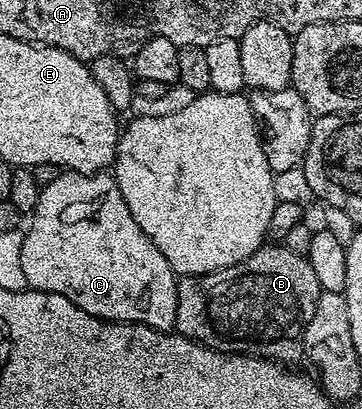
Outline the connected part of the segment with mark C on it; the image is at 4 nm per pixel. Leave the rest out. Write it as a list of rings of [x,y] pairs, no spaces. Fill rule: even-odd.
[[[61,171],[50,186],[41,188],[38,206],[30,214],[32,225],[24,232],[22,242],[22,274],[26,274],[28,288],[38,292],[53,292],[62,294],[62,298],[70,298],[74,306],[86,310],[86,314],[94,314],[99,320],[111,320],[122,324],[145,324],[156,328],[159,332],[171,333],[176,326],[176,311],[178,310],[178,290],[176,289],[178,277],[176,271],[162,258],[162,250],[142,234],[142,226],[134,222],[134,214],[130,214],[130,206],[126,206],[126,198],[122,198],[122,190],[118,190],[115,175],[112,174],[89,174],[86,172]]]

